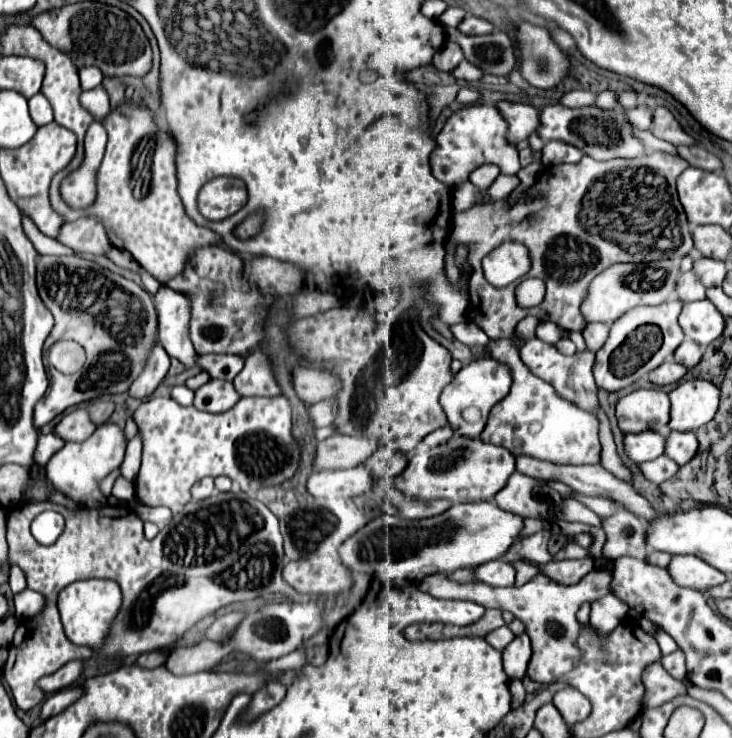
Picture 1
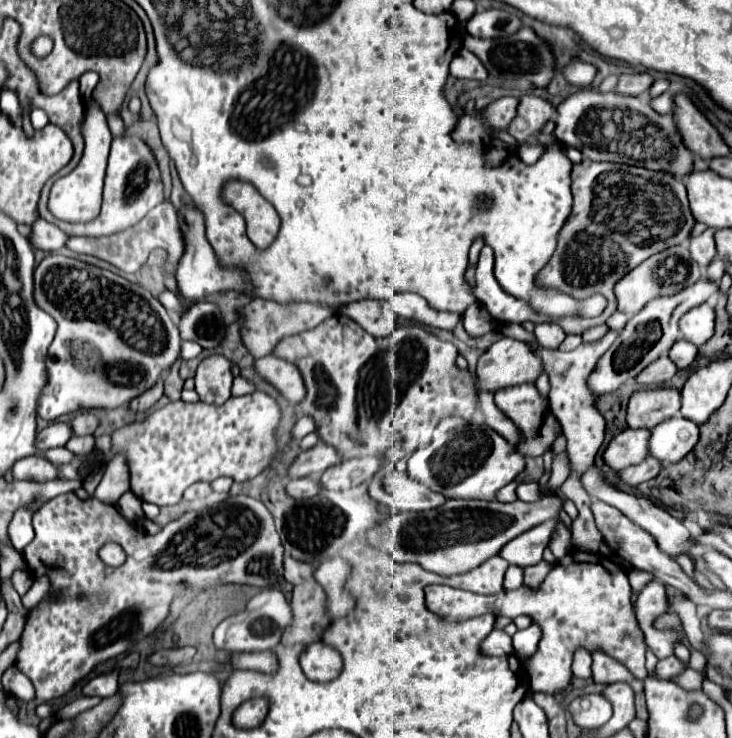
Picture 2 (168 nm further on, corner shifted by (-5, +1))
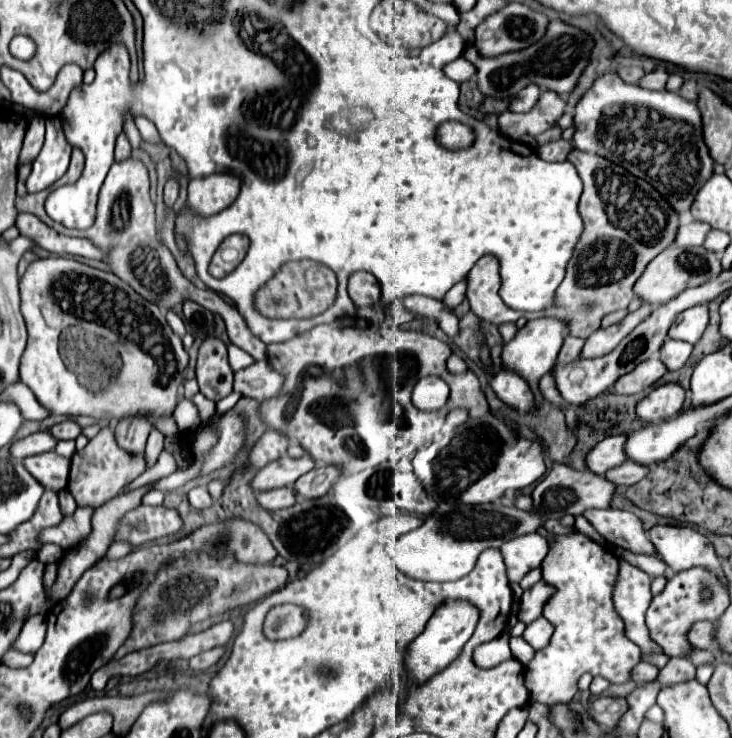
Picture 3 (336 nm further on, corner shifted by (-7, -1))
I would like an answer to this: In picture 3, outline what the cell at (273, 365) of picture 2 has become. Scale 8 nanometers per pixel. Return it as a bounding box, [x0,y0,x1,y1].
[233,360,283,402]

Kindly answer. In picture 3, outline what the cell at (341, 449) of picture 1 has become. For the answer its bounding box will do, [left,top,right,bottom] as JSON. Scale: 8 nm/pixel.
[249,456,315,492]

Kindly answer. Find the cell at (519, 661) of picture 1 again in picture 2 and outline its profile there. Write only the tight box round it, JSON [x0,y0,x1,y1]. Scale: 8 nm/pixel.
[513,624,541,662]

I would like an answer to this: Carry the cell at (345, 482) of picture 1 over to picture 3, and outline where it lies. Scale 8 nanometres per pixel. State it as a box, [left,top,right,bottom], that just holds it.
[255,488,297,512]

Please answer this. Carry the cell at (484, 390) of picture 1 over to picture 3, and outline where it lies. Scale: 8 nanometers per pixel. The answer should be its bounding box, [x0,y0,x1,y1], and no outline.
[501,316,567,404]

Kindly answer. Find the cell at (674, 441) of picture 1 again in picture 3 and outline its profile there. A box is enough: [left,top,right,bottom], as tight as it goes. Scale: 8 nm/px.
[625,408,707,466]

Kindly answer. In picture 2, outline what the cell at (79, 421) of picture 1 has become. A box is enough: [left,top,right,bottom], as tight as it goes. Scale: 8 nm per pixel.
[37,422,73,448]

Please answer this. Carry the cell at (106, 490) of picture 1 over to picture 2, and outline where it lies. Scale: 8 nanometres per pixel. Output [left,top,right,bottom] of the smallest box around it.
[9,508,35,552]

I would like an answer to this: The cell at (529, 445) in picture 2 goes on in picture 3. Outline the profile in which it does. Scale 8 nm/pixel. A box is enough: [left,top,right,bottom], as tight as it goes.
[489,370,533,412]

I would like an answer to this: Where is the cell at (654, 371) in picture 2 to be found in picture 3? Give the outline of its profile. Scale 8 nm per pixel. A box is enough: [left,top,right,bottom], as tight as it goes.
[611,356,667,394]

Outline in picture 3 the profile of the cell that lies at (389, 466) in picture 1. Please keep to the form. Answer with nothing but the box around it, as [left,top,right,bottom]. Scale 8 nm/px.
[291,466,341,498]

